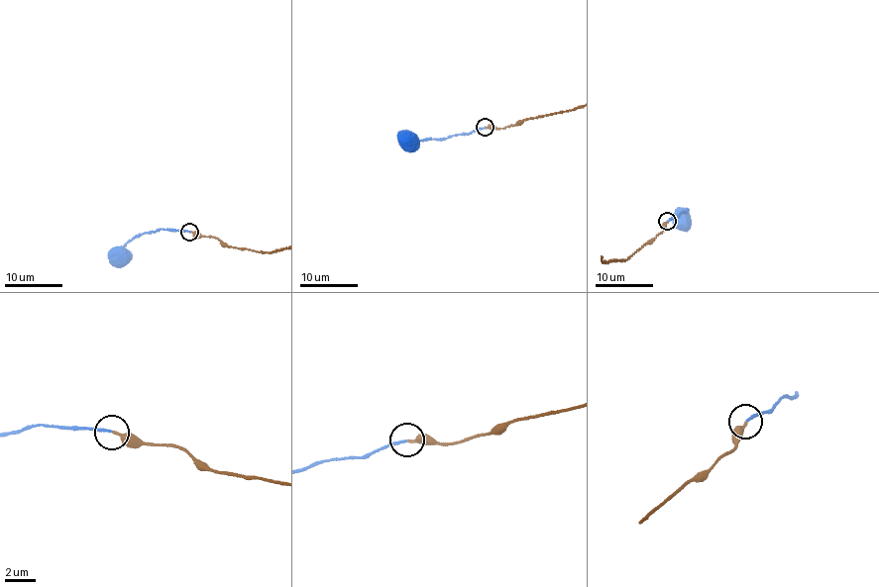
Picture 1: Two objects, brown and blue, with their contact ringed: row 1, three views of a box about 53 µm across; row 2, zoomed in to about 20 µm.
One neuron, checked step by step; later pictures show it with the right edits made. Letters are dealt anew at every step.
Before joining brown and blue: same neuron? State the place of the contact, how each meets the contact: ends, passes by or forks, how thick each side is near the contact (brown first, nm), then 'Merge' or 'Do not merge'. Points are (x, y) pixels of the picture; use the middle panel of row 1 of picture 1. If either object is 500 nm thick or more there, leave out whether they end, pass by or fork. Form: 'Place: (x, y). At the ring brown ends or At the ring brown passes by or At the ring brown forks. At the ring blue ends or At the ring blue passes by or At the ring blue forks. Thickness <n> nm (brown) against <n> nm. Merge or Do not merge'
Place: (485, 127). At the ring brown ends. At the ring blue ends. Thickness 240 nm (brown) against 160 nm. Merge

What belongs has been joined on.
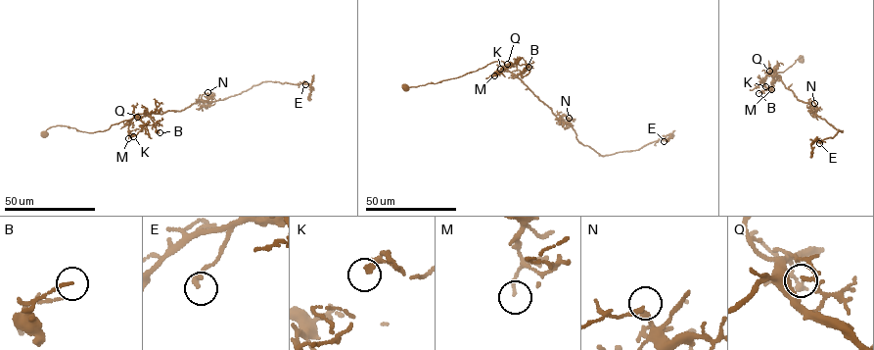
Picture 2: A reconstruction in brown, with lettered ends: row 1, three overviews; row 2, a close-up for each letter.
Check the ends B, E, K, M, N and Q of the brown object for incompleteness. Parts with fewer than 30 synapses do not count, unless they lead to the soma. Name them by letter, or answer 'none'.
none

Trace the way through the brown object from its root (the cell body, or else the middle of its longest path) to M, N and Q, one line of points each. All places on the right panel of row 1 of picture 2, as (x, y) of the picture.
M: (802, 59), (803, 56), (783, 73), (775, 73), (767, 68), (777, 73), (771, 89)
N: (802, 59), (803, 56), (783, 73), (766, 69), (775, 72), (797, 98), (812, 108), (810, 101), (814, 103)
Q: (802, 59), (803, 56), (783, 73), (775, 73), (767, 68), (771, 70), (769, 71)

